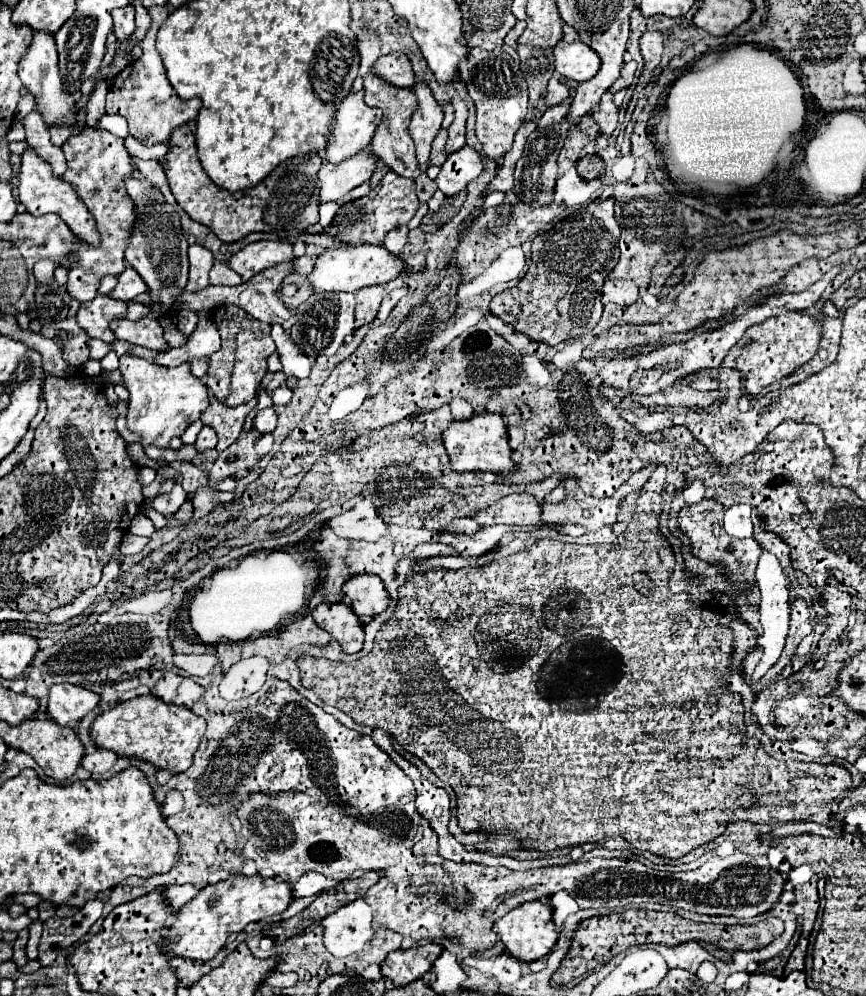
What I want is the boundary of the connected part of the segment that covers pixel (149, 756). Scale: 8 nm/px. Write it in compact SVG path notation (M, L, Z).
M140 695L130 701L118 703L108 711L100 713L90 725L90 737L94 745L114 751L120 757L138 757L174 775L184 773L190 767L204 731L204 717L196 715L188 707L168 705L152 695Z

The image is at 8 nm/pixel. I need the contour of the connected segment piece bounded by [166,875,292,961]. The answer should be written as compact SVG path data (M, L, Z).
M228 875L224 881L204 887L176 913L174 923L168 927L166 951L184 959L208 961L224 947L230 933L240 933L252 921L282 913L290 901L292 895L288 883L264 879L262 875Z

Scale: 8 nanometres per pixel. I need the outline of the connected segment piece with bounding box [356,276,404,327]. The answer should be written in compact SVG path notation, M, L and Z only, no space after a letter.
M400 276L390 283L384 283L384 285L372 285L372 287L360 289L356 293L356 327L372 323L384 295L390 293L392 289L402 287L402 285L404 285L403 276Z

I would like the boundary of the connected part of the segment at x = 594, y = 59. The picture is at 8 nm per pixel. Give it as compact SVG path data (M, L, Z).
M560 41L554 47L554 67L562 77L582 83L592 79L598 73L600 59L590 47L582 45L580 41L572 45L568 45L566 41Z

